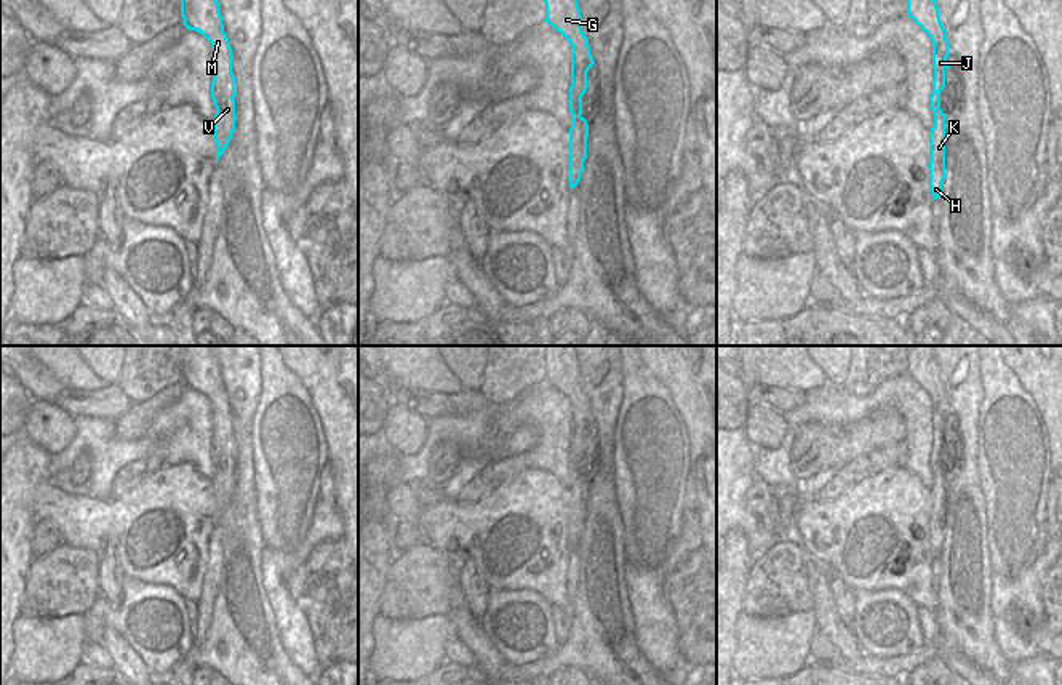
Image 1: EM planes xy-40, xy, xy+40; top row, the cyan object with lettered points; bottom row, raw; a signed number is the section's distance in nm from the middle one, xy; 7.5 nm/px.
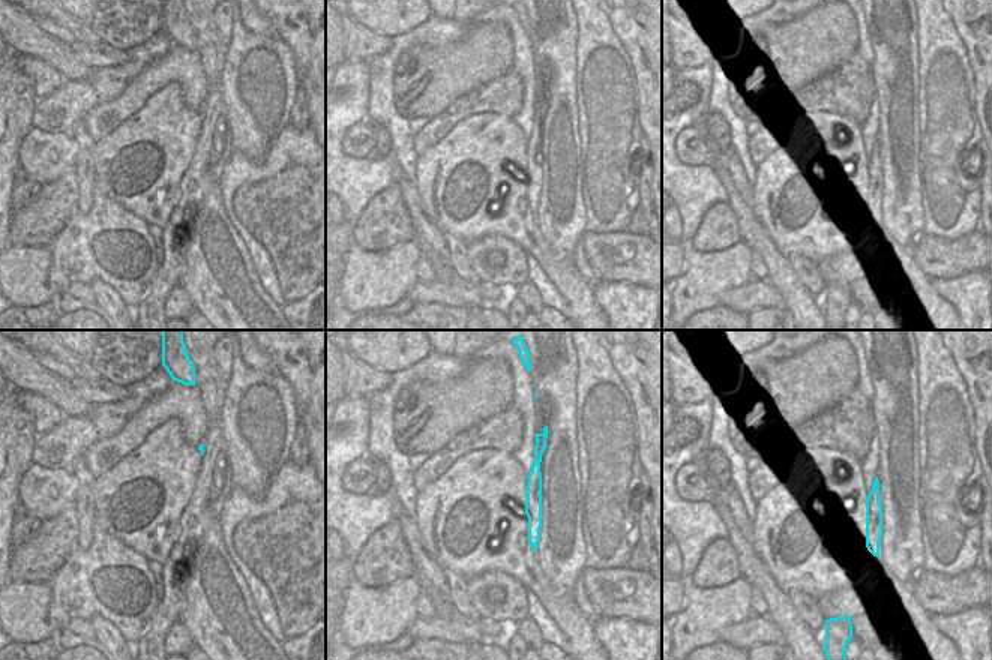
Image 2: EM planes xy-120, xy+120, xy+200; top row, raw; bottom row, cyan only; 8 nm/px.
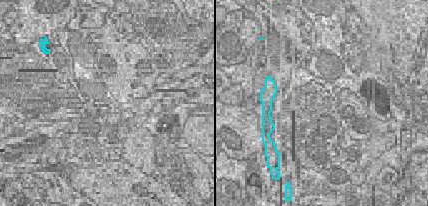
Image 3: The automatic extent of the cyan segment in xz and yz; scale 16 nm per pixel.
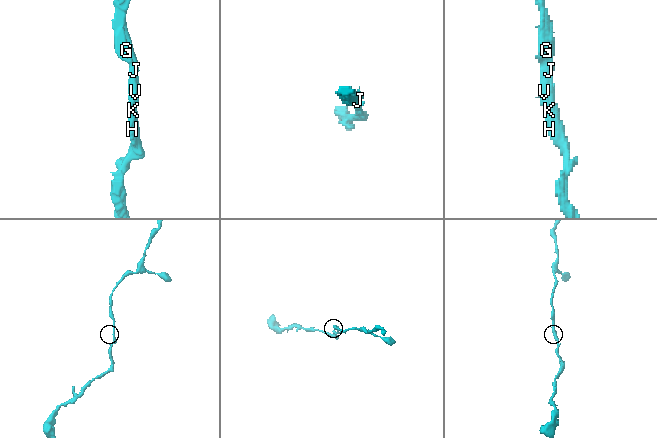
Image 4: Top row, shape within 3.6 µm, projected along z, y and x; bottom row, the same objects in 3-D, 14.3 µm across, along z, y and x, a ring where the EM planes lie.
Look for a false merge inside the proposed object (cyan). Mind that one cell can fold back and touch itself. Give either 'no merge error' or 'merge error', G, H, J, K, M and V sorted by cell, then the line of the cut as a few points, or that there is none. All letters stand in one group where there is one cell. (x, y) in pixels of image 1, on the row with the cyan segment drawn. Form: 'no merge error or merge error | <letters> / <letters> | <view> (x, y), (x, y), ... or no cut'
no merge error | G H J K M V | no cut

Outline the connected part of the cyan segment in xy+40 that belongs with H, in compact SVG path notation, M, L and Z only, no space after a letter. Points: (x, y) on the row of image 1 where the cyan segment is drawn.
M907 0L907 14L921 27L932 42L932 93L929 107L934 115L934 125L929 131L929 192L932 202L940 198L942 182L945 179L945 118L940 109L940 91L945 88L945 70L948 69L948 40L940 22L936 0Z

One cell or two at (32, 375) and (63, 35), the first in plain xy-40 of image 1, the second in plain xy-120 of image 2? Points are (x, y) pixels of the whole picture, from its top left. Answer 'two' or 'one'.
two

